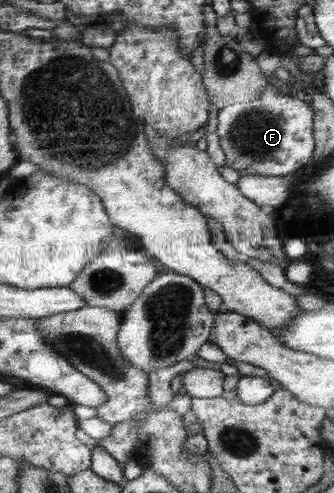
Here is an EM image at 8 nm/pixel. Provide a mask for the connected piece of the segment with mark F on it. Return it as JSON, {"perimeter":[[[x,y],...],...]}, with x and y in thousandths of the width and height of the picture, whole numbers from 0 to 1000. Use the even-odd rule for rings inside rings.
{"perimeter":[[[799,170],[778,205],[689,211],[653,227],[650,272],[674,312],[674,333],[710,345],[722,359],[883,359],[943,312],[943,241],[946,223],[934,213]]]}

